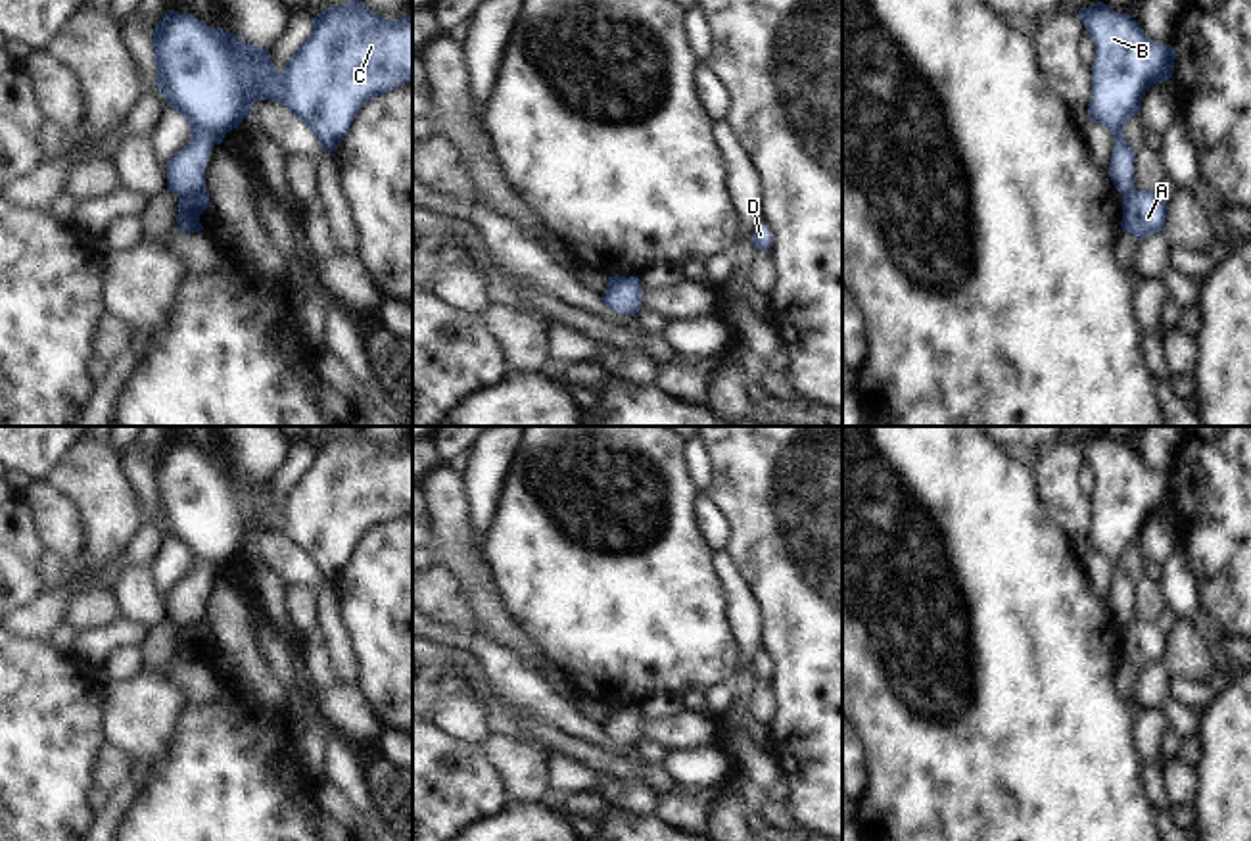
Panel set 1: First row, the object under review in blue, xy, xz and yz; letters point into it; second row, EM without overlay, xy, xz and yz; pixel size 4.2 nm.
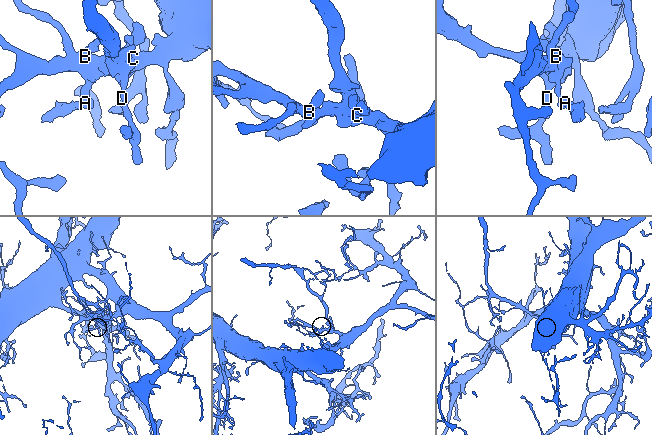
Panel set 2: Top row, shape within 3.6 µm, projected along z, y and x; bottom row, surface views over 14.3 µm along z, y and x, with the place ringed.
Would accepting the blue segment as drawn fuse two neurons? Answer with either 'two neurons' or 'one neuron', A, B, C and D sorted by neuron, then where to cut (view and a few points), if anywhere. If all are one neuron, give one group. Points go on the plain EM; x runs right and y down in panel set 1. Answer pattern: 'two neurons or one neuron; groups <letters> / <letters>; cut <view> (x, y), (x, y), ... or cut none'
two neurons; groups A / B C D; cut xy (204, 619), (179, 630)

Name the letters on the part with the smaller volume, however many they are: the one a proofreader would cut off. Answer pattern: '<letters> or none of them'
A

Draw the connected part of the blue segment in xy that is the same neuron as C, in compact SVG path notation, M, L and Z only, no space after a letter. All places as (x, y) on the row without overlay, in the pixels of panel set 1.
M361 430L324 440L315 445L309 469L280 503L274 501L265 476L173 440L167 440L153 459L152 480L157 495L155 518L173 540L184 545L192 561L188 574L167 595L167 618L178 630L186 630L205 620L211 578L249 547L257 530L286 536L326 582L336 582L365 532L413 511L413 447L388 451Z

